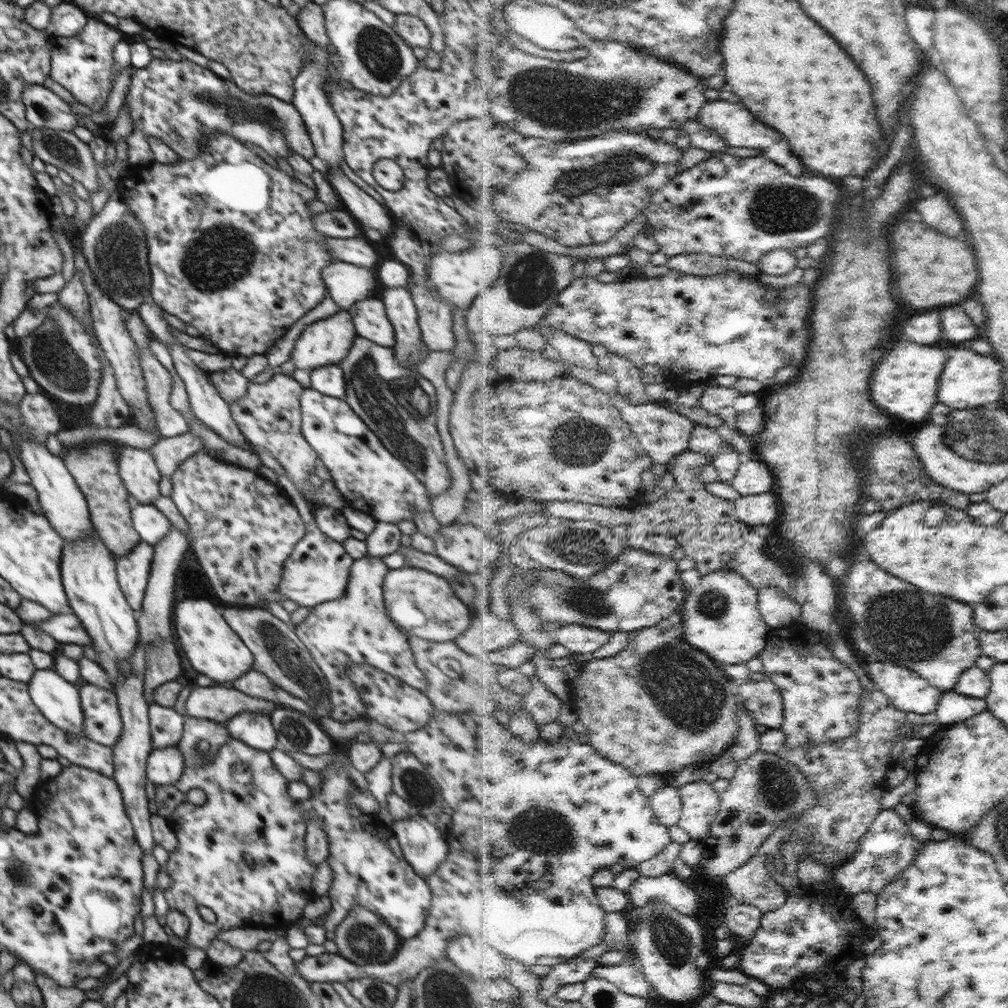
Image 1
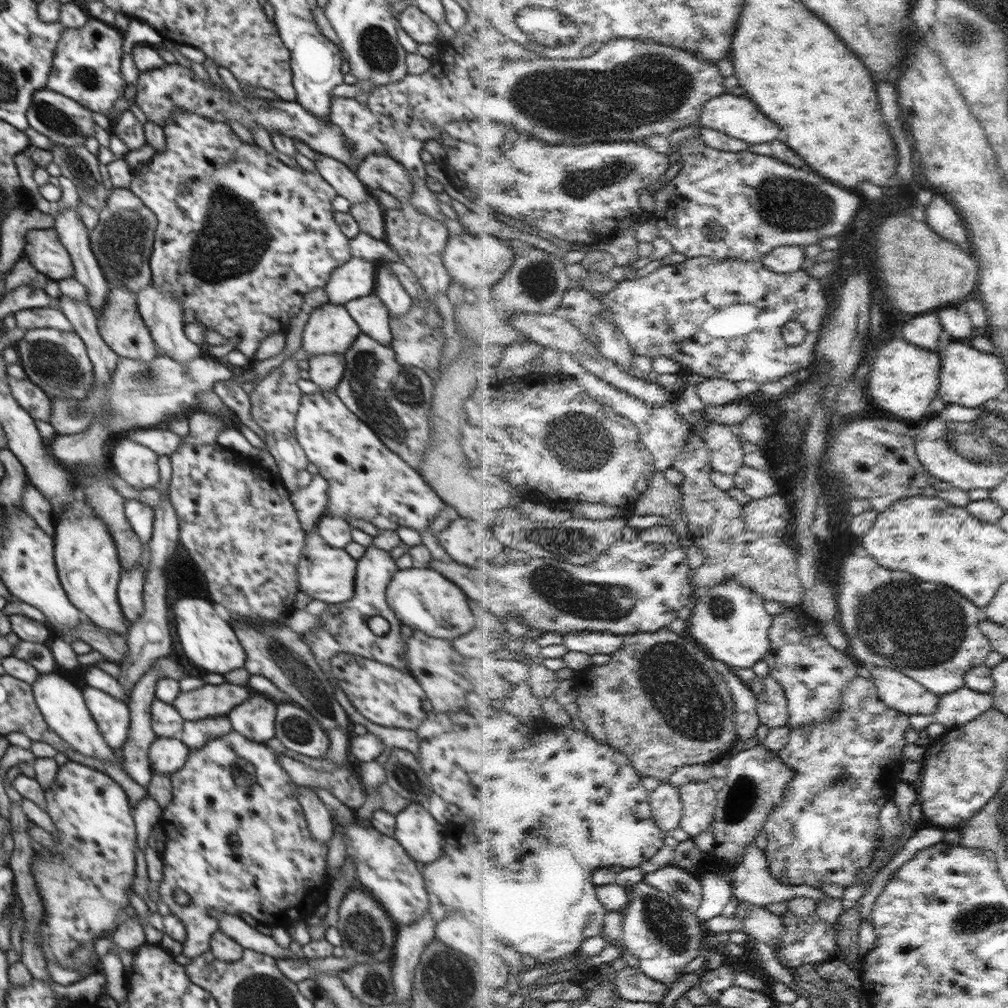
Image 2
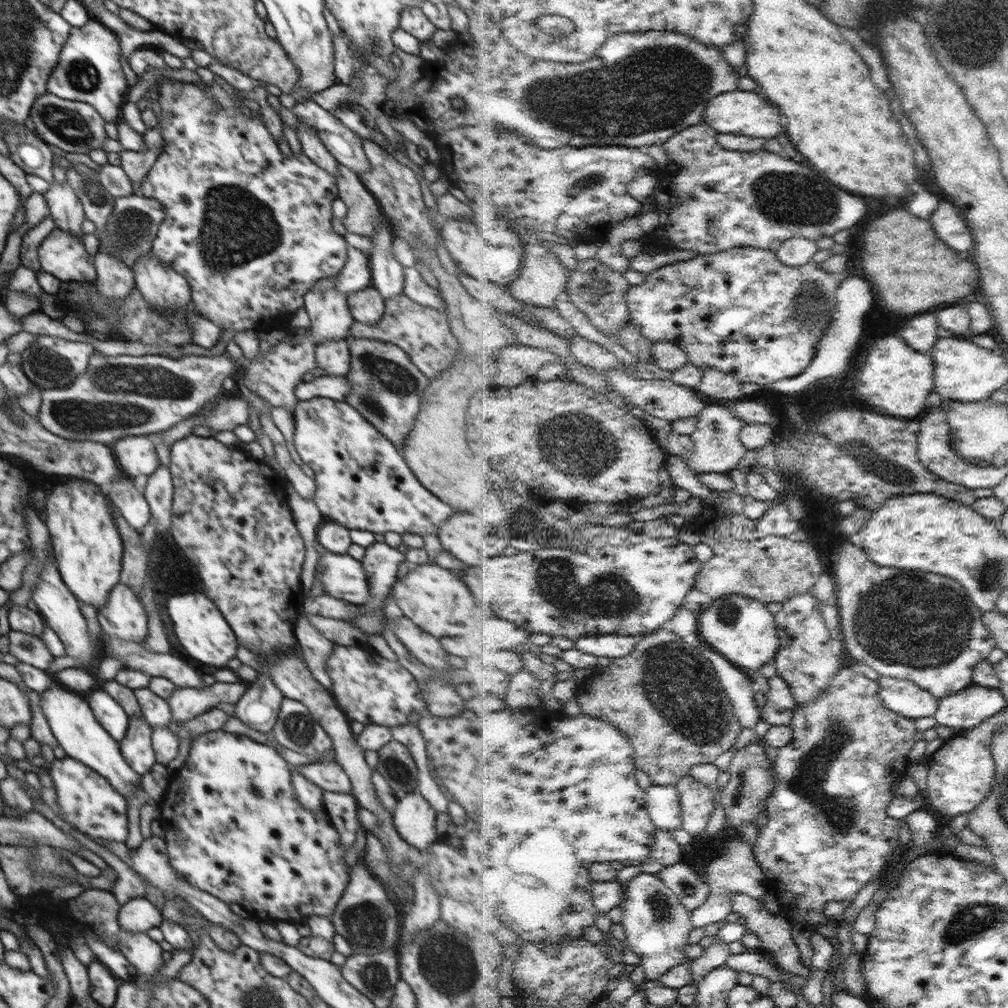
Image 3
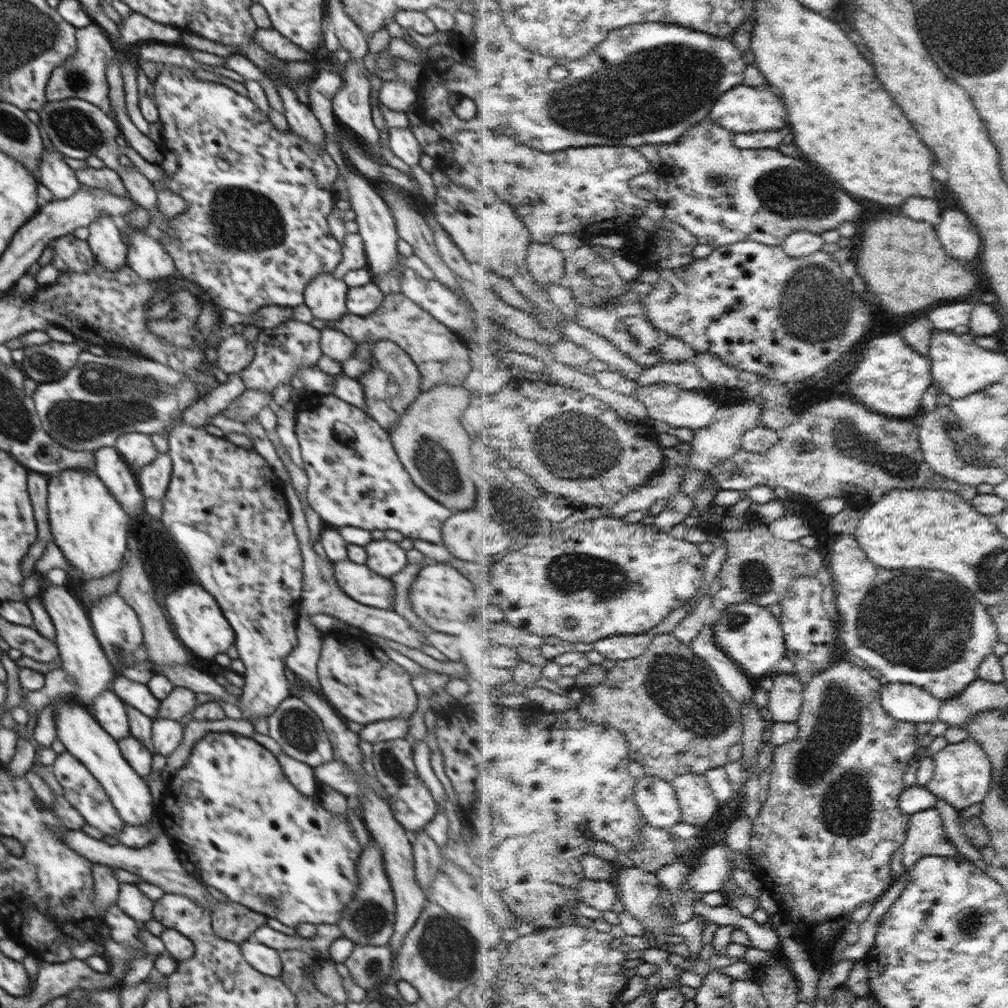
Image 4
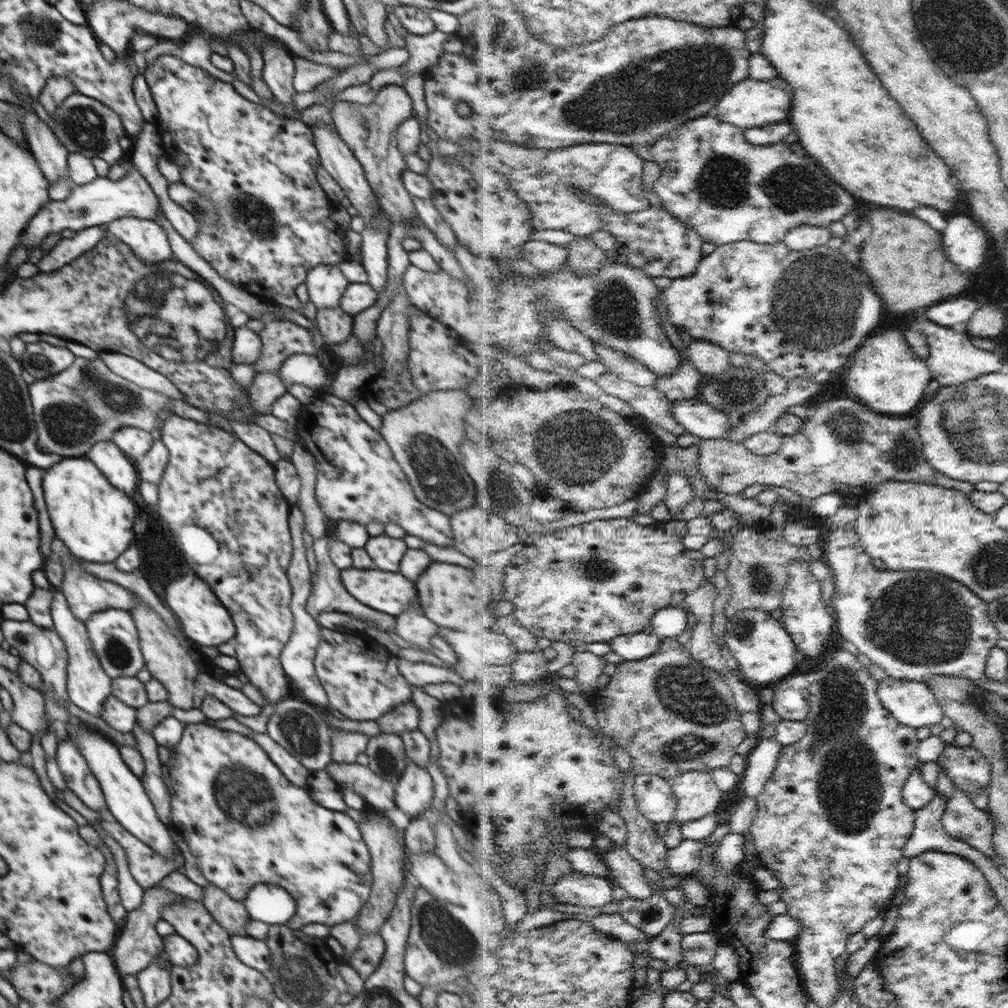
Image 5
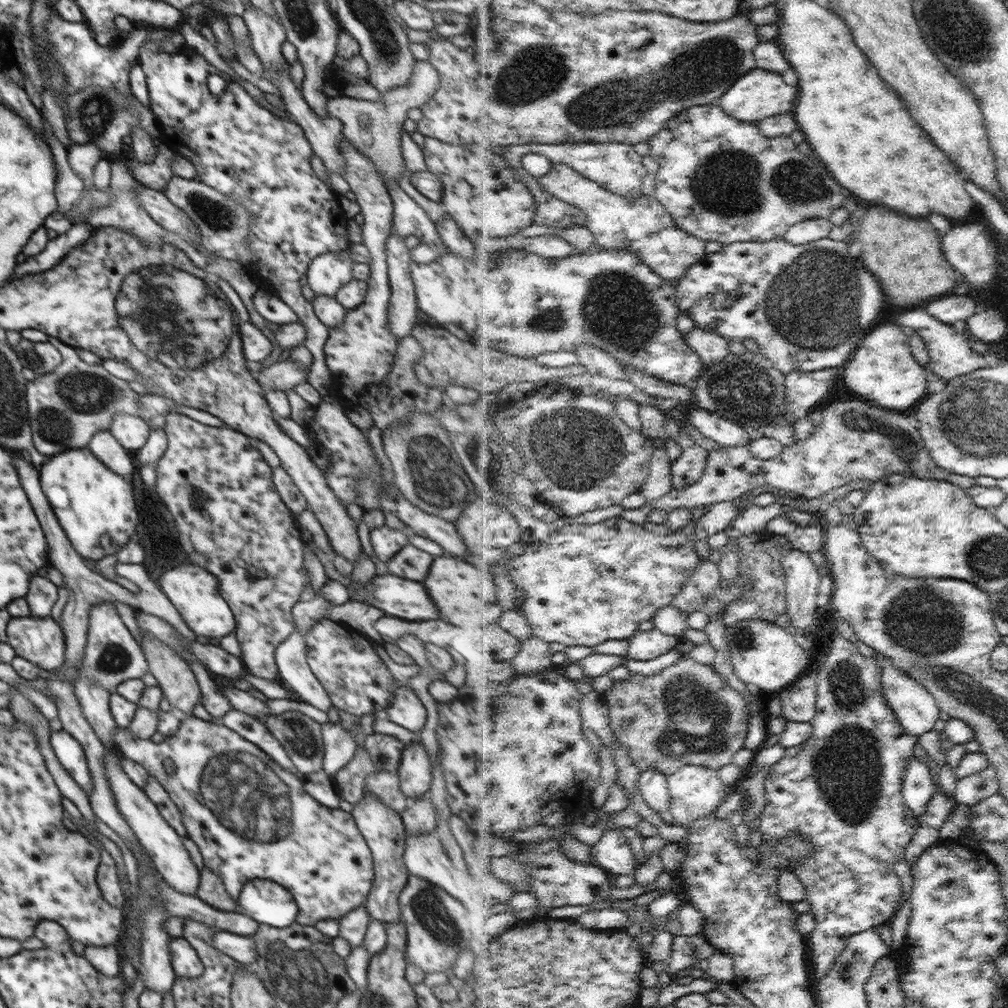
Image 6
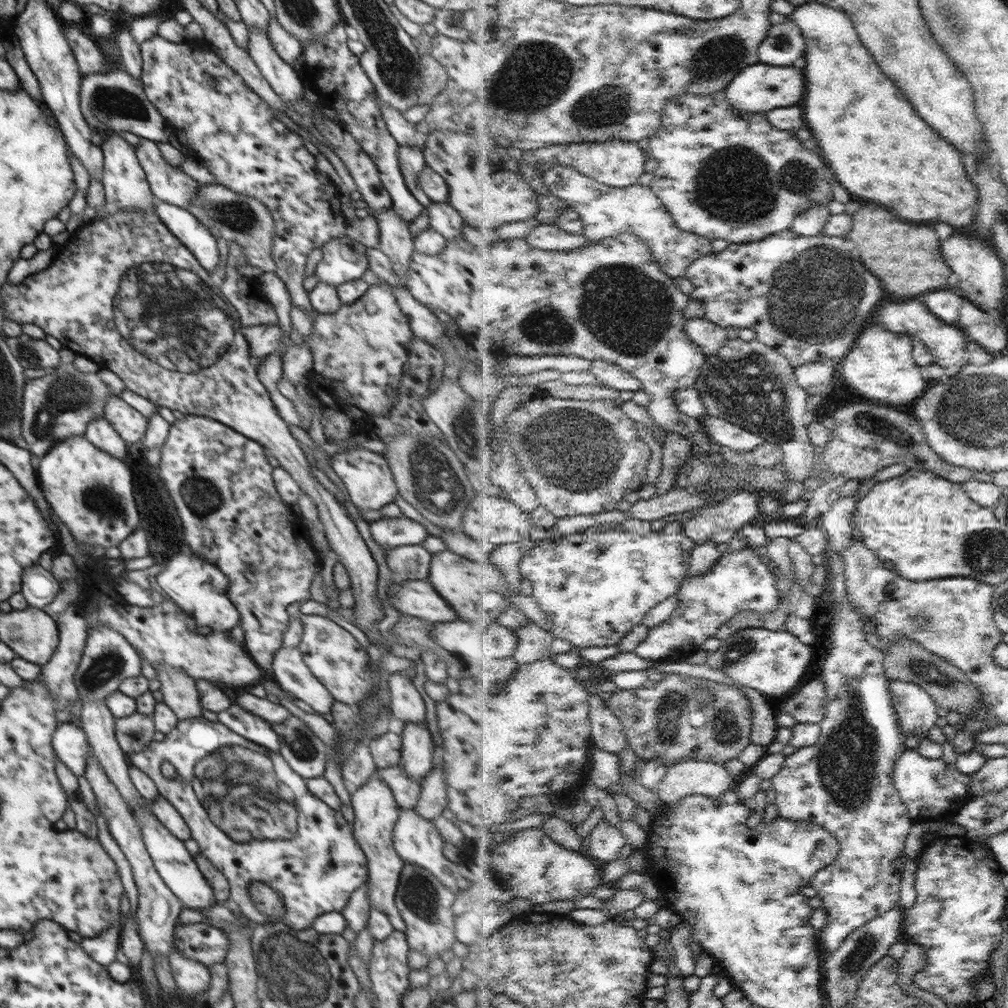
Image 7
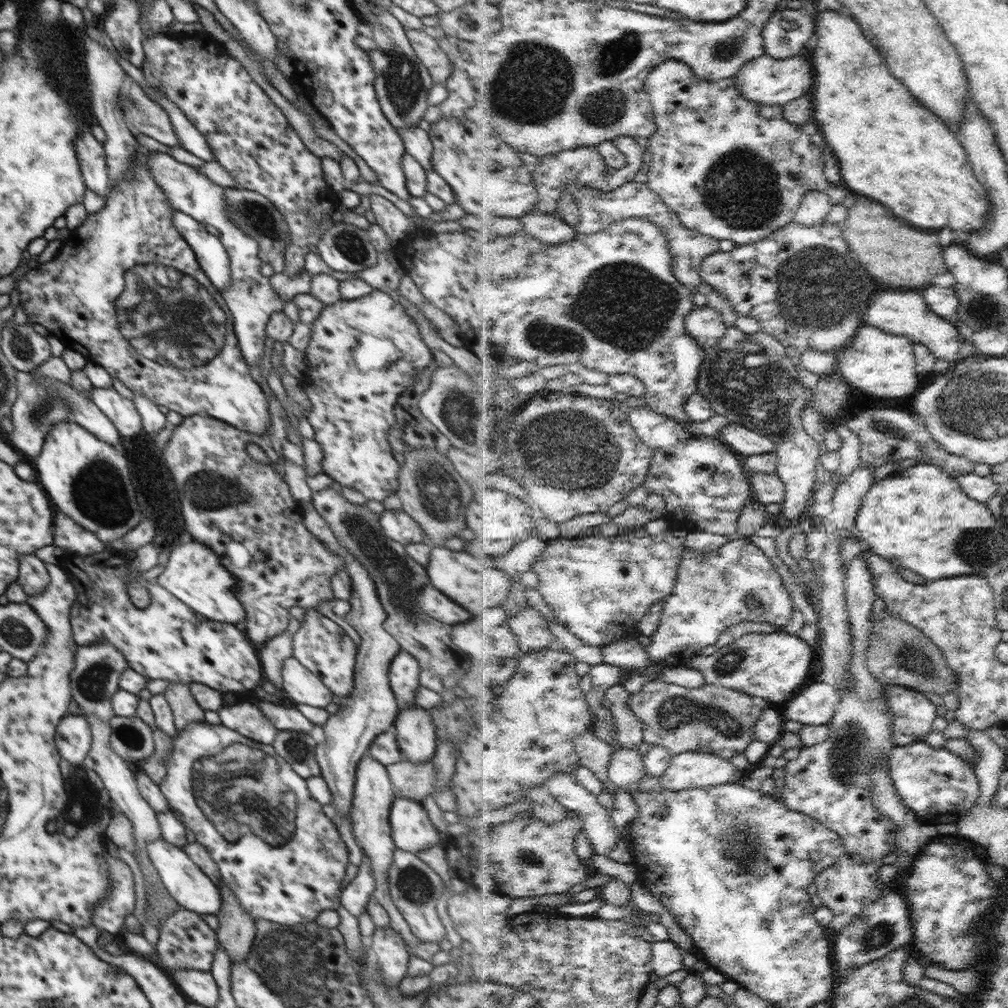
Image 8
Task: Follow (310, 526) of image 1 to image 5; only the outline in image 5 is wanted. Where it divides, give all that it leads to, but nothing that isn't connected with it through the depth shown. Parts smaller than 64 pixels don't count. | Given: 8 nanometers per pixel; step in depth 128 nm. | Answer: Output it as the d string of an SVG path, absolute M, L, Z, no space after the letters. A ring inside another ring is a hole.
M352 566L342 570L340 577L344 589L350 596L362 605L380 613L398 617L409 609L420 608L414 584L410 580L406 580L402 574L384 572L376 568L373 570L359 570Z

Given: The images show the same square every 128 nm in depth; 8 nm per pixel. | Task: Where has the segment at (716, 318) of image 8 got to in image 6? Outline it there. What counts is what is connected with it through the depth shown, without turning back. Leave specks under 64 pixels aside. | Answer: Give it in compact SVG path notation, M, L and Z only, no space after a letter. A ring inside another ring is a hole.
M695 326L687 333L686 339L707 365L714 365L732 353L729 340L724 335L710 329Z

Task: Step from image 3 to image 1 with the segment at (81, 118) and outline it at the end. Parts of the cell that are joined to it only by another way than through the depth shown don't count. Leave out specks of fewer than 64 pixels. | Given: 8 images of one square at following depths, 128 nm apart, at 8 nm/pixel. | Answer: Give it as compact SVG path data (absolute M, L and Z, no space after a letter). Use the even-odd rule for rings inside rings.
M45 85L27 86L23 93L26 120L36 129L48 129L73 133L73 129L80 127L76 119L76 112L60 96L57 96Z

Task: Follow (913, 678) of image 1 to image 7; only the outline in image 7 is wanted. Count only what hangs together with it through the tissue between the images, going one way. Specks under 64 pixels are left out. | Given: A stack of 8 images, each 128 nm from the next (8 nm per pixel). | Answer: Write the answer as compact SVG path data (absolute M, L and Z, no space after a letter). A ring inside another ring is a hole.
M903 681L891 682L893 702L908 736L909 748L920 748L922 740L928 737L930 728L936 724L936 704L922 686Z

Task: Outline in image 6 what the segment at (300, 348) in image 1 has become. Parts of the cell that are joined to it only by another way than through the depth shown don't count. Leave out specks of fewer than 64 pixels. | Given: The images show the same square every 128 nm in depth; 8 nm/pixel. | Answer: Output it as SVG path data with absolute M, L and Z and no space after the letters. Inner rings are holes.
M350 249L332 252L328 251L327 253L321 254L320 256L313 258L308 267L307 284L309 284L316 295L334 297L342 286L354 279L354 275L352 275L352 266L354 266L354 262L355 260L350 253Z

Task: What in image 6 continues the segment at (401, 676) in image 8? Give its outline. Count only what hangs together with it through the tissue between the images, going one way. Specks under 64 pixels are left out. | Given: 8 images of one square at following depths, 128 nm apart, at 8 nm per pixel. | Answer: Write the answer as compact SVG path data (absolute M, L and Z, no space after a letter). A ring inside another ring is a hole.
M400 687L386 710L387 719L406 730L419 732L426 724L426 708L411 688Z

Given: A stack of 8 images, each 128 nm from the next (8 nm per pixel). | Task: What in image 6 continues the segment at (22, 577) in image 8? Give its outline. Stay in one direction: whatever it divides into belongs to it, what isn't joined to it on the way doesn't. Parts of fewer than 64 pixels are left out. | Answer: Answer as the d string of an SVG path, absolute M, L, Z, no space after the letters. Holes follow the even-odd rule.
M39 575L32 576L25 597L32 617L50 618L58 592L59 587L50 582L49 578Z

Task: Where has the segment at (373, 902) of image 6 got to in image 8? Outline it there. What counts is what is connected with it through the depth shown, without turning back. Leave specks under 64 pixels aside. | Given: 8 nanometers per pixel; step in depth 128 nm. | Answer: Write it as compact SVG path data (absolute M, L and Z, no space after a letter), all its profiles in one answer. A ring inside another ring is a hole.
M366 752L362 759L358 761L352 806L349 813L353 835L356 842L361 846L363 853L368 855L370 867L372 867L372 875L376 879L372 898L376 899L387 910L389 914L389 926L398 932L398 934L401 934L409 950L410 948L414 948L414 946L418 946L421 943L420 939L412 933L407 920L400 914L400 911L392 902L390 888L388 888L388 869L392 865L394 849L396 848L392 840L389 821L390 807L392 807L392 801L395 800L395 797L392 781L388 776L386 767Z

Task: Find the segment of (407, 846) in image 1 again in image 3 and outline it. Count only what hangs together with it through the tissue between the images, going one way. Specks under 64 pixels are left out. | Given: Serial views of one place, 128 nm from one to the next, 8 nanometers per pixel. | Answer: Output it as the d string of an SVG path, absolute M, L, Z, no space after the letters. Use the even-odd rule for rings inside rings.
M420 792L406 793L397 799L393 824L404 841L422 851L437 842L437 812Z

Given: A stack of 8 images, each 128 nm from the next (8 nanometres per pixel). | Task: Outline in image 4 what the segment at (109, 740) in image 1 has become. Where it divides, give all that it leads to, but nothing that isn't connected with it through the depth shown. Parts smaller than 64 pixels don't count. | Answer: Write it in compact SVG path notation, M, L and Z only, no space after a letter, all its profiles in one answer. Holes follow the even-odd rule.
M113 691L99 695L90 711L102 728L117 741L131 735L126 705Z

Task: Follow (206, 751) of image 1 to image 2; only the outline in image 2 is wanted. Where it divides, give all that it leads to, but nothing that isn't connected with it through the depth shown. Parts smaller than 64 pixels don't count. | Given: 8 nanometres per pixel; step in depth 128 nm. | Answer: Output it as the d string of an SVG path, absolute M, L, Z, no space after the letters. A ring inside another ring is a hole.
M227 715L206 717L203 719L184 721L182 732L178 738L189 748L199 749L206 741L216 739L232 731L232 723Z

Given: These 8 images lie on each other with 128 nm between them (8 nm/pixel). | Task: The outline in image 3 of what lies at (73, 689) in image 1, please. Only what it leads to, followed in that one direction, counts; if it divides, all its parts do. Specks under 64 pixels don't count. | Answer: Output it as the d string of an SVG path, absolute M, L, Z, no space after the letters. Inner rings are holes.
M56 682L40 695L42 696L40 705L52 734L67 756L79 760L94 772L98 772L102 778L108 780L108 784L112 784L112 788L118 794L122 794L127 802L130 801L130 796L136 794L136 788L142 788L142 776L136 774L136 771L126 763L119 742L115 741L97 721L85 696L72 693Z

